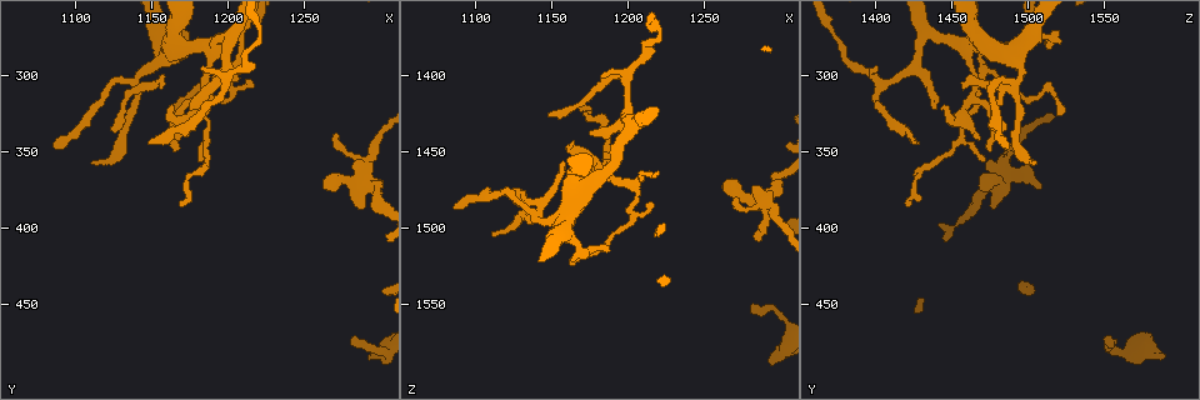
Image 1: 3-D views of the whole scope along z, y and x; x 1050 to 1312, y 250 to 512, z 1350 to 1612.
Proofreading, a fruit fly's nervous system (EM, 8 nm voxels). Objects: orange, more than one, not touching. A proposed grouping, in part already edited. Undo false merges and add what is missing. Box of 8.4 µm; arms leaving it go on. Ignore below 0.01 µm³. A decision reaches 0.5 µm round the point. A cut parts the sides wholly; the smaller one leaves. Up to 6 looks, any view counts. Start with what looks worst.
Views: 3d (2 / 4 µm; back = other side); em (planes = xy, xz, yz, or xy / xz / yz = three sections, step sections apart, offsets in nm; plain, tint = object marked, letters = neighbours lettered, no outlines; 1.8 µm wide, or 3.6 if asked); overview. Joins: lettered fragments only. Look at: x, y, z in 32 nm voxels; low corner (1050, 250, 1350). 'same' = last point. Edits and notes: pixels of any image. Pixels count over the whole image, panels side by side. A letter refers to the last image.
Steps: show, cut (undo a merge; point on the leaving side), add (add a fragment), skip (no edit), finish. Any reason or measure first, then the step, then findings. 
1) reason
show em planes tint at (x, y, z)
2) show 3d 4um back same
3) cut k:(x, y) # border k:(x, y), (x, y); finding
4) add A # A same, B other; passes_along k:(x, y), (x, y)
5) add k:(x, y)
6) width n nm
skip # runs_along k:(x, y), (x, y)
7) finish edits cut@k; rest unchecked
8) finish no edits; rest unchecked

two arms at a narrow angle
show 3d 2um back at (1138, 306, 1492)

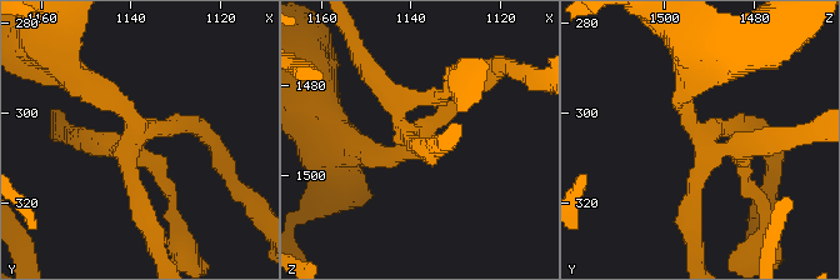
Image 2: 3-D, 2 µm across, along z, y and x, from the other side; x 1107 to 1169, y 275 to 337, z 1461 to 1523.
now the EM
show em xy step 8 letters at (1139, 305, 1492)

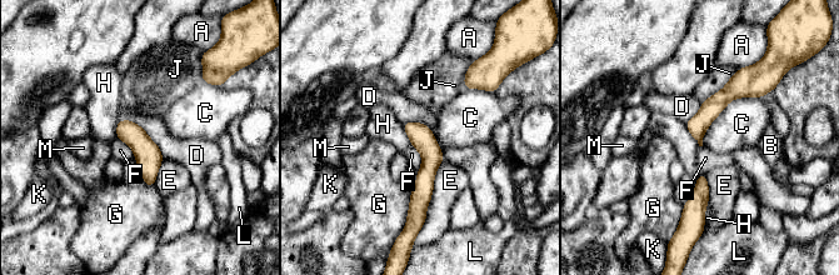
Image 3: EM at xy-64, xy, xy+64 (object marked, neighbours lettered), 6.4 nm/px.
longest_contact C 500 nm
skip # A other, B other, C other, D other, E other, F other, G other, H other, J other, K other, L other, M other; runs_along 3:(410, 124), (428, 146), (414, 213); continuous, no second neuron

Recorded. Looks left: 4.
an open end
show em xz step 16 tint at (1292, 486, 1584)

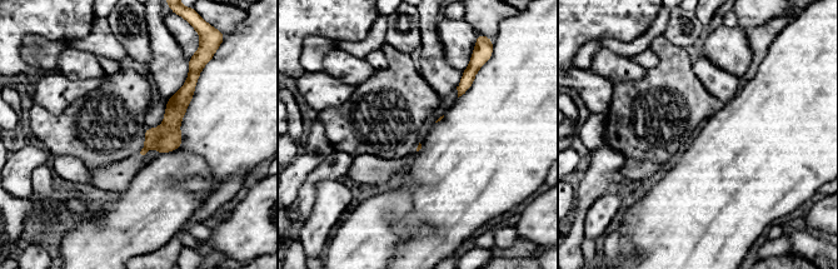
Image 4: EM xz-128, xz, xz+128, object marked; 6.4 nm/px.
show em planes letters same

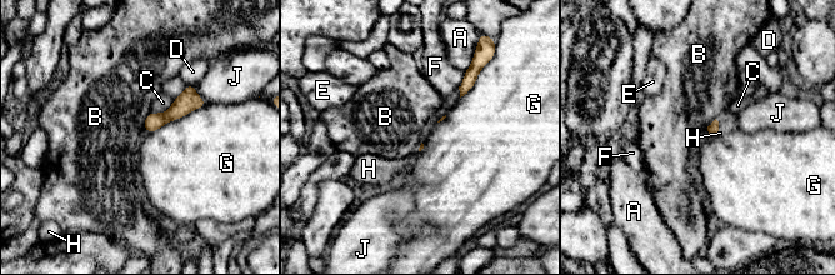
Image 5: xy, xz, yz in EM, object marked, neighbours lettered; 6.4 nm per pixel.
longest_contact G 420 nm
add 5:(728, 121) # A other, B other, C other, D other, E other, F other, G other, H same, J other; passes_along 5:(713, 129), (718, 126), (728, 121); the neuron continues

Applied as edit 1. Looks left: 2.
free end
show em 3.6um yz step 8 letters at (1262, 374, 1476)

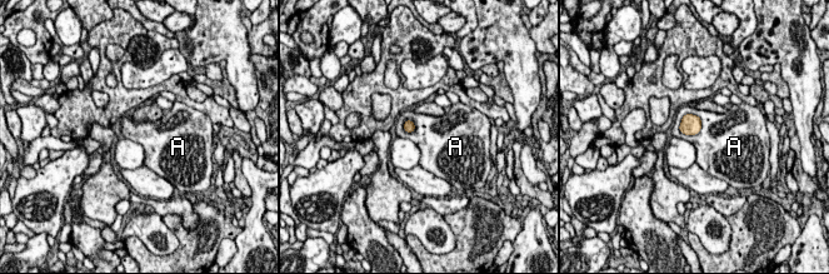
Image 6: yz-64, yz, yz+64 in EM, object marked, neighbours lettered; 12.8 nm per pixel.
skip # A other; border 6:(700, 118), (695, 134), (679, 131); none of them fits

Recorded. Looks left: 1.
finish edits add@5; rest unchecked

